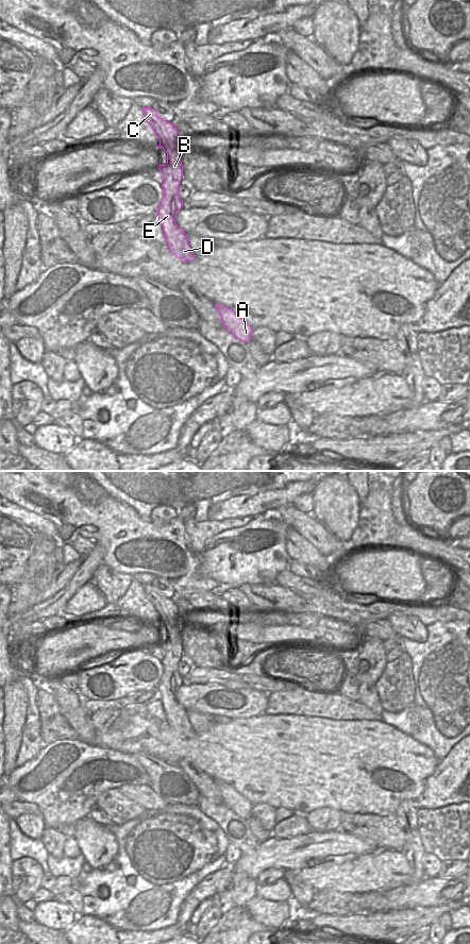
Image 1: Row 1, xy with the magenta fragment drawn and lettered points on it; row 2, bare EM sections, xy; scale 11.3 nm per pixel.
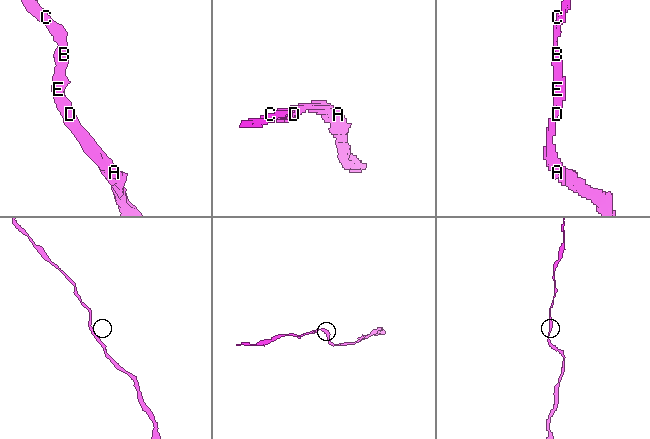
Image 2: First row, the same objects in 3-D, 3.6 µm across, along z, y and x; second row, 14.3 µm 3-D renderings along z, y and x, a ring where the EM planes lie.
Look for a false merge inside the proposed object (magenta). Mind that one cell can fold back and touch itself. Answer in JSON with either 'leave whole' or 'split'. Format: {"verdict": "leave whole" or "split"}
{"verdict": "leave whole"}

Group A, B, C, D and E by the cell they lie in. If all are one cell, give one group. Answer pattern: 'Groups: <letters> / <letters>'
Groups: A B C D E

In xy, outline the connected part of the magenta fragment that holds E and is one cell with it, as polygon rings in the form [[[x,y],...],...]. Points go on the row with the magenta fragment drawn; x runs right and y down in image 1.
[[[142,107],[142,111],[146,121],[160,138],[158,148],[167,153],[167,164],[158,166],[164,176],[163,199],[156,210],[158,223],[163,226],[170,252],[182,262],[191,262],[196,256],[189,247],[187,234],[175,222],[177,215],[183,207],[183,201],[179,197],[179,186],[183,178],[182,150],[179,147],[181,135],[174,124],[161,118],[152,107]]]

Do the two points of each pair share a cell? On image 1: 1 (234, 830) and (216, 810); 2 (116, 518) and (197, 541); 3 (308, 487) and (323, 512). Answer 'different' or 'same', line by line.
1: same
2: different
3: different

